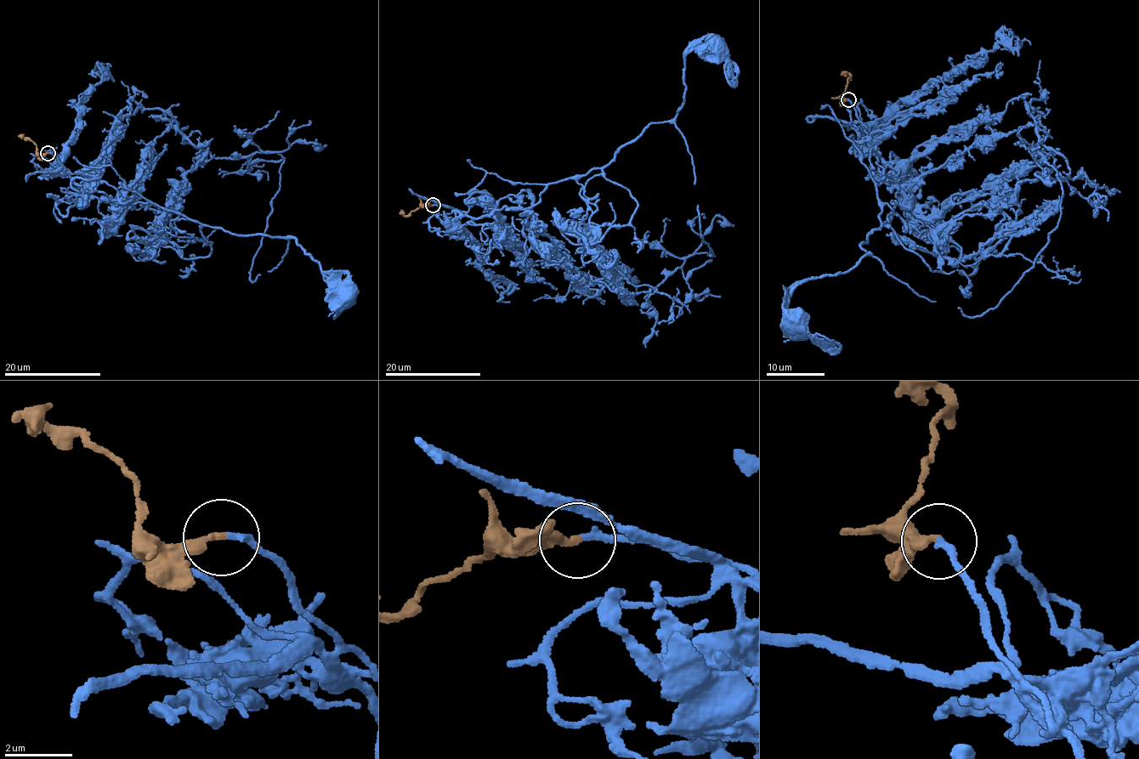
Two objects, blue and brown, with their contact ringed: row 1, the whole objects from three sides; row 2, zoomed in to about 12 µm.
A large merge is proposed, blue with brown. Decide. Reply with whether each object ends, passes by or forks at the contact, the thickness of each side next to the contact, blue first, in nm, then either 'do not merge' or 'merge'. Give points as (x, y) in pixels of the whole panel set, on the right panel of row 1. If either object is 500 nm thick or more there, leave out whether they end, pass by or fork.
blue ends | brown ends | 200/240 nm | merge

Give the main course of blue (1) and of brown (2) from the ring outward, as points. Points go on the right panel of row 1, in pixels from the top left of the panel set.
1: (848, 99), (890, 182), (876, 184), (881, 224), (852, 268), (805, 279), (790, 293), (785, 325), (794, 325)
2: (847, 99), (843, 99), (842, 96), (850, 76), (841, 71)

